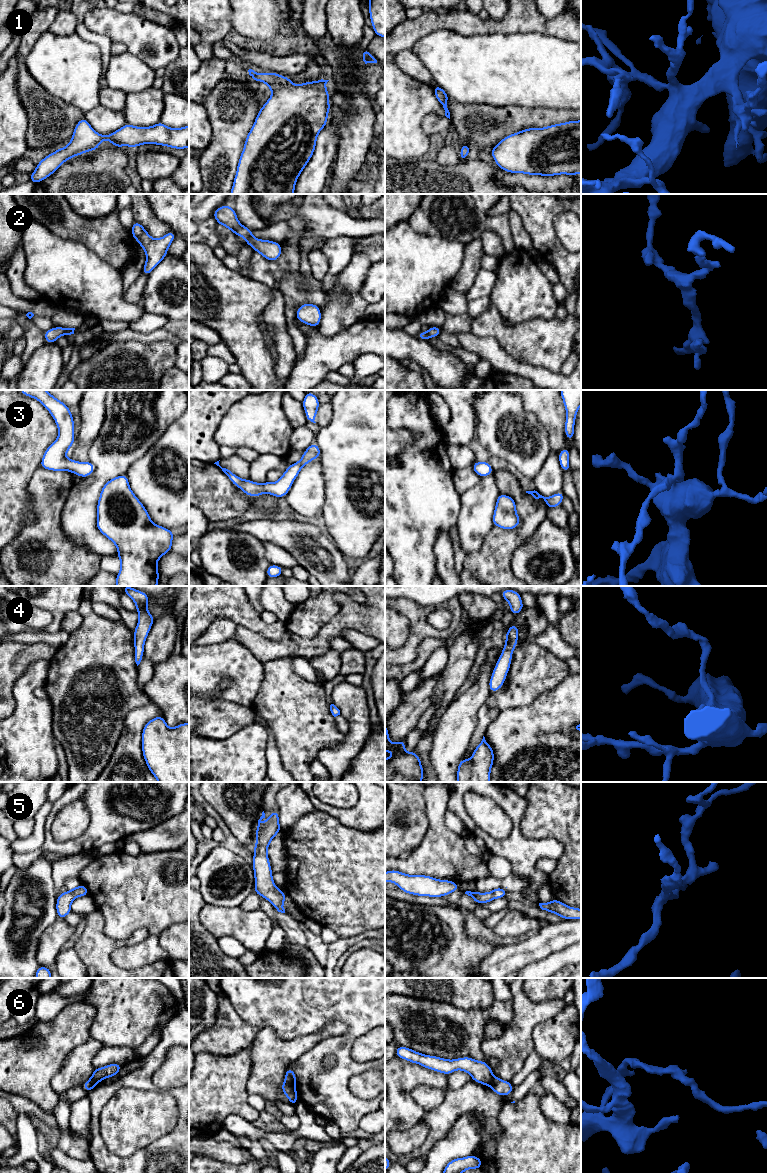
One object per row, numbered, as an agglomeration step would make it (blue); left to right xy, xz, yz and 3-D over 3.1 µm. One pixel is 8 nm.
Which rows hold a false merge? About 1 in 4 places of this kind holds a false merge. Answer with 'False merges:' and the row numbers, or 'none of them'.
False merges: 6

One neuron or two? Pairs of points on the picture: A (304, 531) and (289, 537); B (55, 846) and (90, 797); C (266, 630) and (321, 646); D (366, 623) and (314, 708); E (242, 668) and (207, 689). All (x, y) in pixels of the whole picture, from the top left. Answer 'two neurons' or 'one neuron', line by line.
A: one neuron
B: one neuron
C: two neurons
D: two neurons
E: one neuron

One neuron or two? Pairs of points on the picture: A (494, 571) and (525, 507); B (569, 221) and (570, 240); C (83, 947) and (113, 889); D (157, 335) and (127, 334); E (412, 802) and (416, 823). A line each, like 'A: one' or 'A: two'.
A: one
B: one
C: two
D: one
E: one

